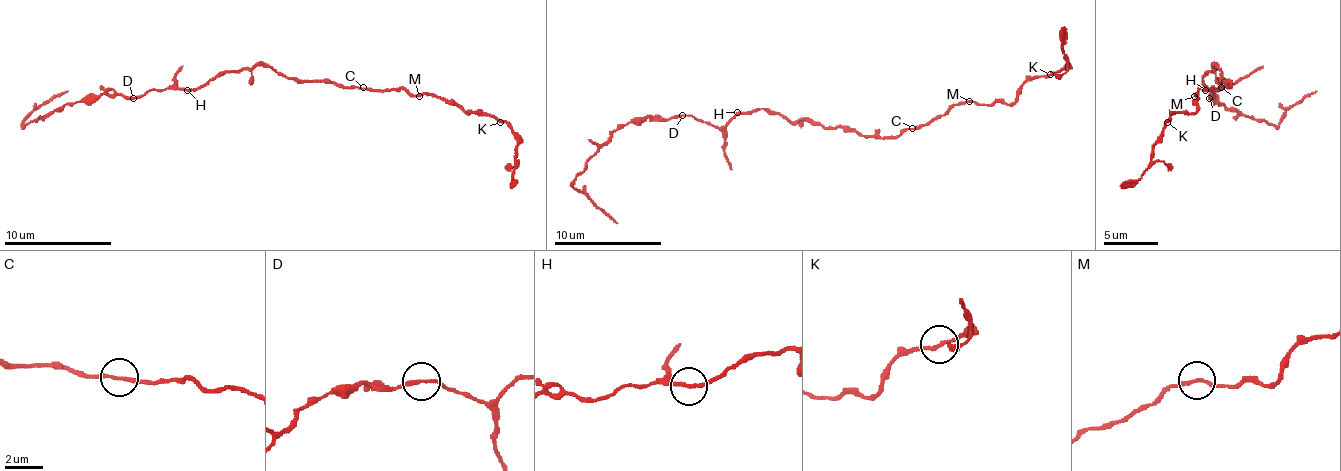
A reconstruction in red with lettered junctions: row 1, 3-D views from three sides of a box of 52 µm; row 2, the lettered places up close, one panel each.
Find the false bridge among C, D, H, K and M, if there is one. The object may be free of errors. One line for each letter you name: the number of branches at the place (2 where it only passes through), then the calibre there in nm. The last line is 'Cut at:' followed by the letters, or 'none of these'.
D: 2 branches meet; 180 nm thick
Cut at: D

